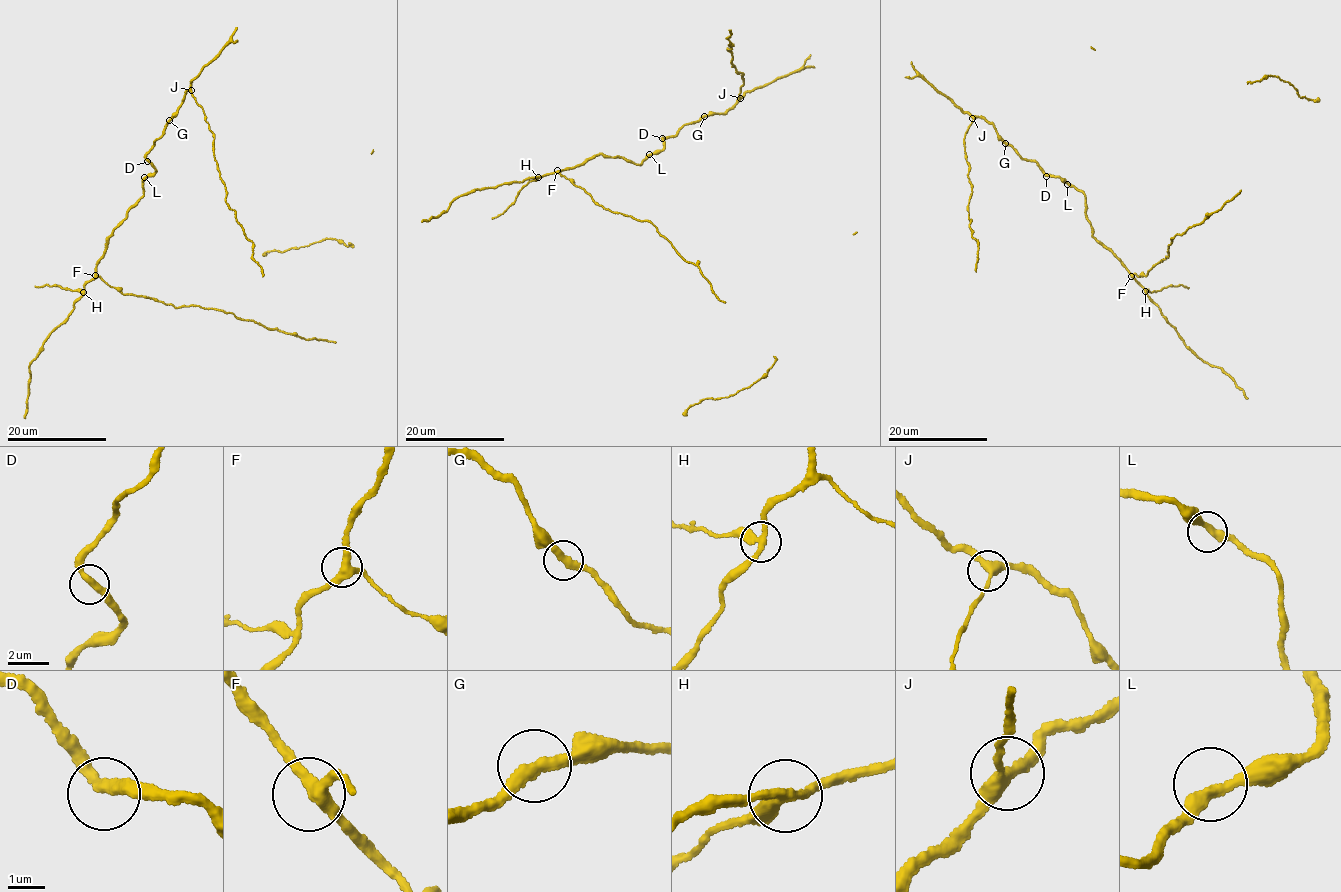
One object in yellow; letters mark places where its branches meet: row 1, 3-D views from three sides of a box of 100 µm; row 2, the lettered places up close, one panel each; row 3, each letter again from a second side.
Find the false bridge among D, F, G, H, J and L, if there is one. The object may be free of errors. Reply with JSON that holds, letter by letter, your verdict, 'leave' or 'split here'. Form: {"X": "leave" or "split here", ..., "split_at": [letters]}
{"D": "leave", "F": "leave", "G": "leave", "H": "split here", "J": "leave", "L": "leave", "split_at": ["H"]}

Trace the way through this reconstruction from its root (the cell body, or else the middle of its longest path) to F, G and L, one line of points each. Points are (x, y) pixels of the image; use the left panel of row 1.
F: (119, 291), (95, 275)
G: (119, 291), (96, 273), (96, 267), (115, 227), (142, 195), (145, 178), (155, 171), (146, 158), (169, 120)
L: (119, 291), (96, 273), (96, 267), (115, 227), (142, 195), (144, 177)

